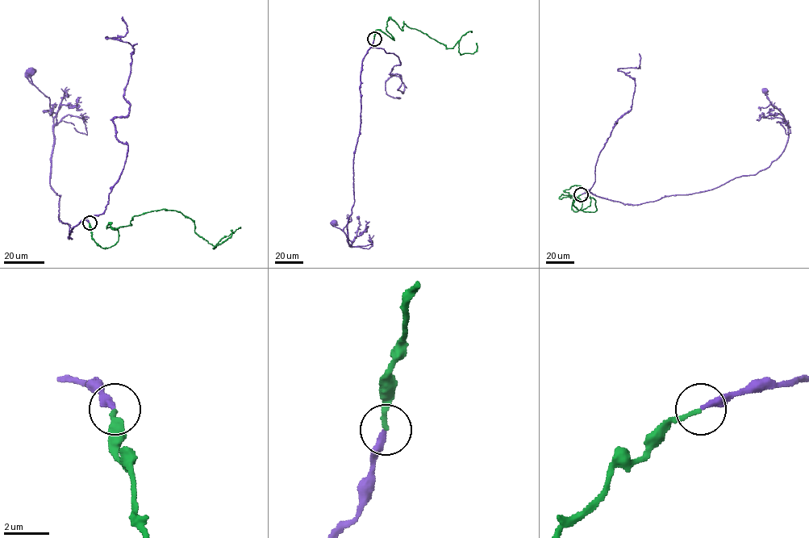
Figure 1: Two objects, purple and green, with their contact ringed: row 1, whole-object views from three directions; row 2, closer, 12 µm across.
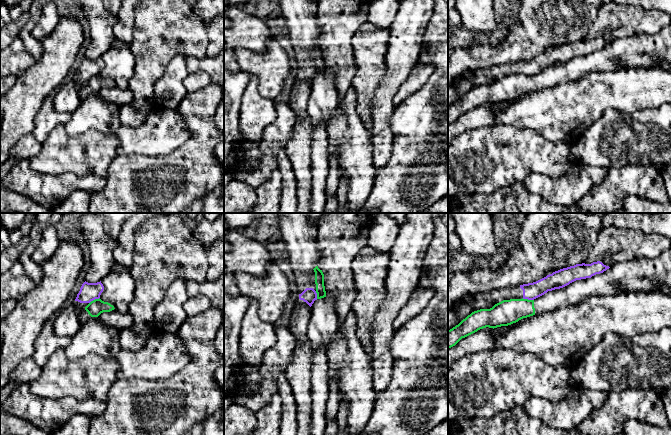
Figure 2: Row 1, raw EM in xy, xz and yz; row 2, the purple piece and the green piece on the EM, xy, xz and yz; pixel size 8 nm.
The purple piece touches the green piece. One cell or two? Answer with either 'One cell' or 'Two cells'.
Two cells

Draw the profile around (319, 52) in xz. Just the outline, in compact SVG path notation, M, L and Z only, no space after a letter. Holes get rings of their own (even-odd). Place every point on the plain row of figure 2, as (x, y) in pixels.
M316 42L315 60L317 75L311 82L311 92L307 105L307 113L313 128L328 125L332 116L338 112L339 96L334 85L333 77L326 72L324 50Z

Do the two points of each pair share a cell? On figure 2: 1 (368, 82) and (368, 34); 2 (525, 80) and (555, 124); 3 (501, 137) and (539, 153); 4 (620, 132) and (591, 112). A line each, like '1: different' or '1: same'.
1: same
2: different
3: same
4: different

